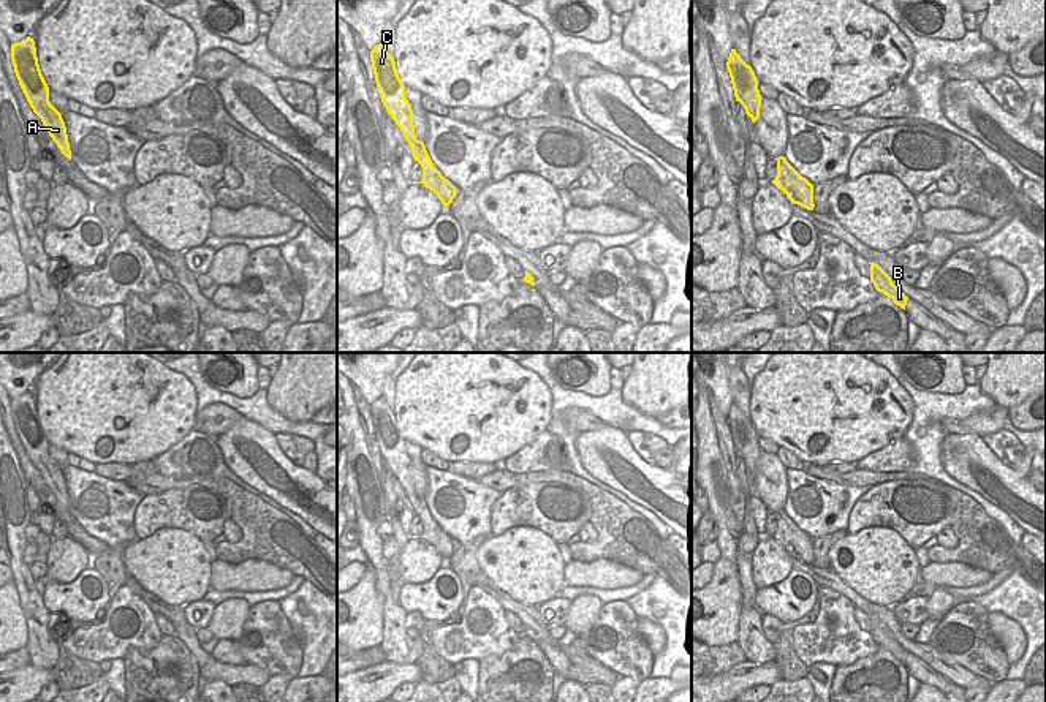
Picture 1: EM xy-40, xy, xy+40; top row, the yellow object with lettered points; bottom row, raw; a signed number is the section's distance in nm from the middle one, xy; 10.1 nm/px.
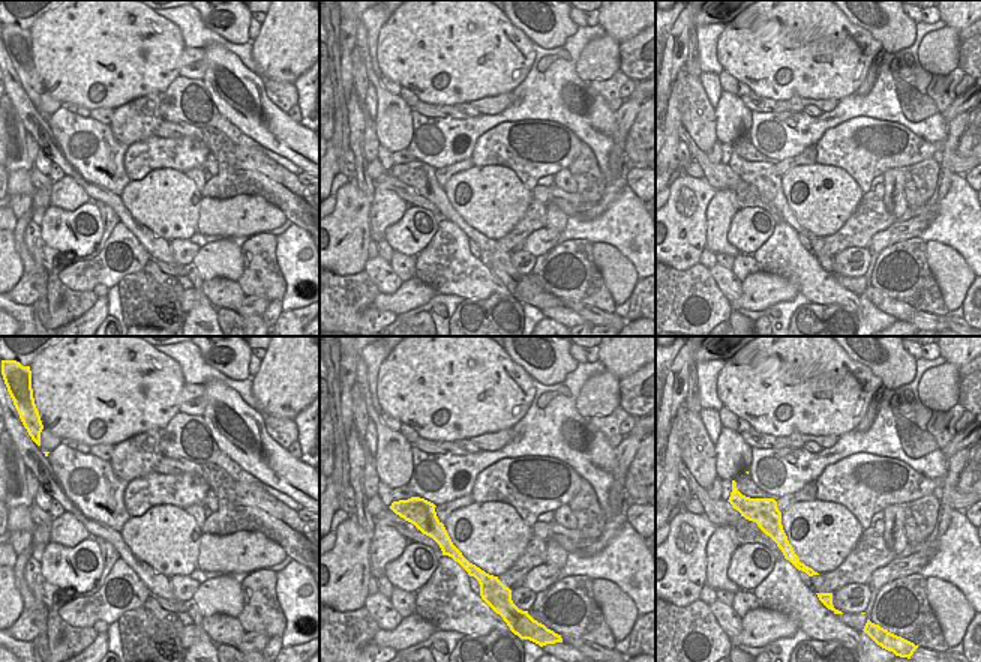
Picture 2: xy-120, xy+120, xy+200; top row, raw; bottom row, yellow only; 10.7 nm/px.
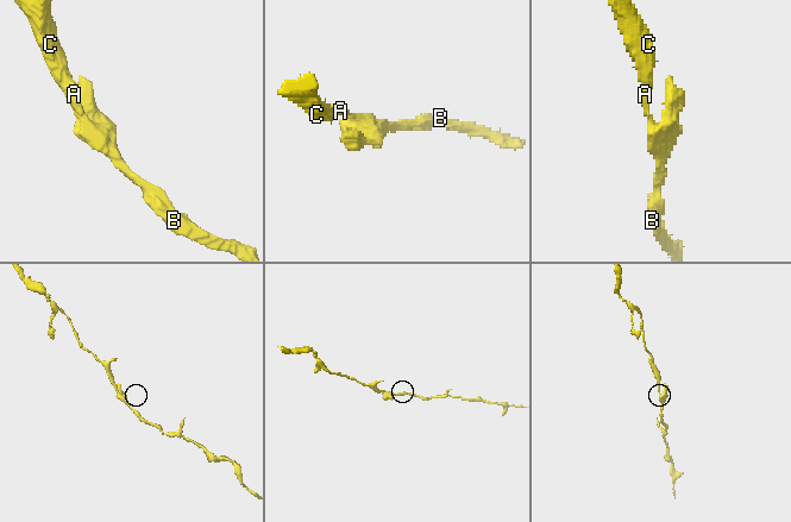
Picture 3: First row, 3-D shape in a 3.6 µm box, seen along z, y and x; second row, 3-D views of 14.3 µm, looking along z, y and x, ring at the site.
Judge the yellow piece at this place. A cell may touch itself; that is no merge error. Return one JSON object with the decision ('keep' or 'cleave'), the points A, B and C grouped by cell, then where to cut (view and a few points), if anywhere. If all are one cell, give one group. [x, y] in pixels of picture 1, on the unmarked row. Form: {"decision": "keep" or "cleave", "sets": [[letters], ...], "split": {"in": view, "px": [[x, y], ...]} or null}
{"decision": "keep", "sets": [["A", "B", "C"]], "split": null}

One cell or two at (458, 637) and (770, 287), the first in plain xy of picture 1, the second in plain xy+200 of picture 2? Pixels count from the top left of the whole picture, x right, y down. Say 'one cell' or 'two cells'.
two cells

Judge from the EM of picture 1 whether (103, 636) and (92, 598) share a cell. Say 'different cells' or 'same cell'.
different cells

